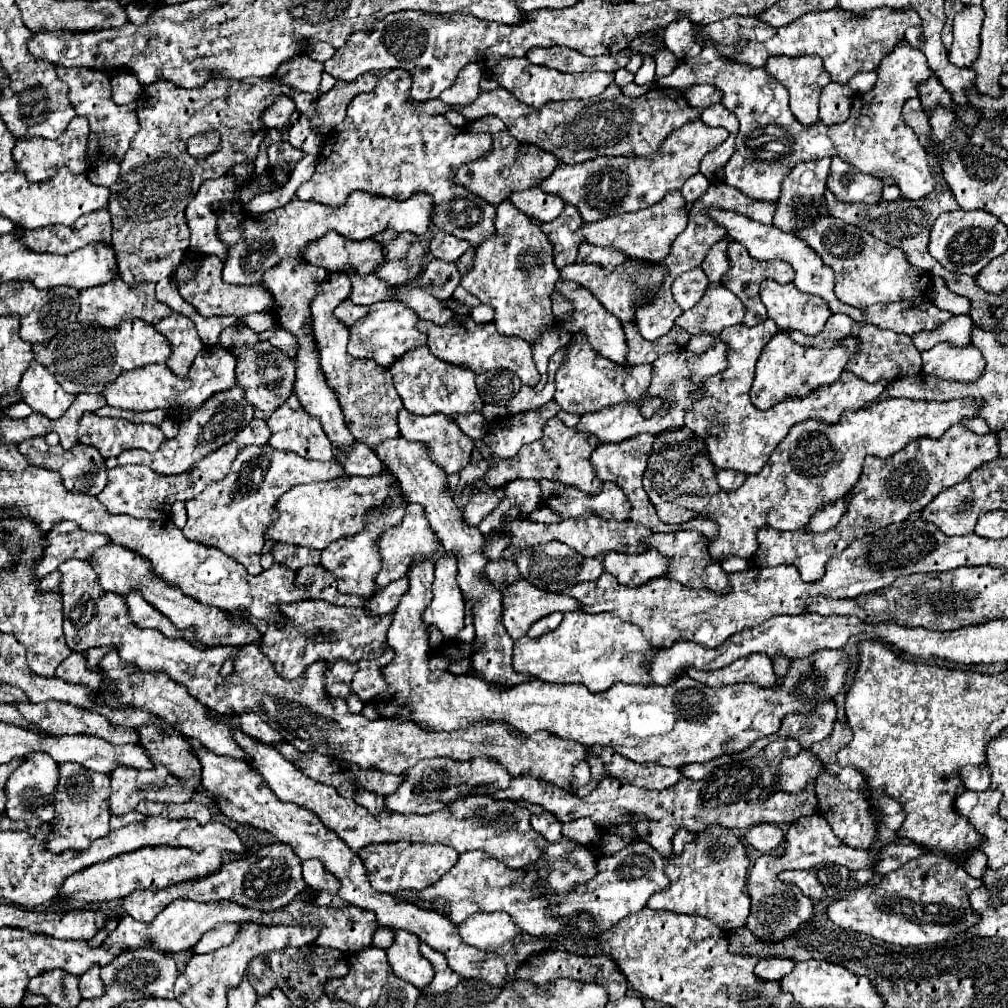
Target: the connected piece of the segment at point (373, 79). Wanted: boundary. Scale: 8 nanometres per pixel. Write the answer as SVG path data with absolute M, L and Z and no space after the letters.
M361 74L359 78L355 78L355 82L337 82L335 88L337 86L355 86L355 88L359 88L359 92L371 92L371 90L375 90L377 82L379 82L379 78L375 74Z

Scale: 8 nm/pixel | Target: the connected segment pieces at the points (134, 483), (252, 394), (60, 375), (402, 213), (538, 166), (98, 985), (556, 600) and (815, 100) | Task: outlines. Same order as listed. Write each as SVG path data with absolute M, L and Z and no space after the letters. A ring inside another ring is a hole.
M253 418L231 442L227 442L219 450L211 452L207 458L203 458L201 462L197 462L191 470L187 470L183 474L163 476L163 474L153 472L149 466L119 466L119 468L113 468L113 470L109 470L107 486L101 494L97 494L97 500L111 514L129 514L129 516L135 516L135 518L149 518L149 520L167 518L169 510L171 510L171 504L175 500L193 500L199 492L203 492L207 482L217 482L221 478L225 478L225 474L231 468L231 462L235 460L235 456L239 454L241 448L267 444L269 436L271 436L271 432L267 428L267 422Z
M261 342L255 346L255 350L231 350L237 360L237 384L243 386L245 398L263 412L277 410L291 394L293 394L293 382L295 382L295 364L287 354L279 354L273 346L267 346L267 342Z
M125 320L117 330L107 330L99 324L75 322L75 326L67 326L67 330L61 330L47 346L43 344L33 346L33 354L37 362L41 362L43 366L47 366L47 370L51 370L51 374L57 378L63 390L71 394L81 394L81 392L93 394L93 392L103 392L103 388L123 372L137 370L155 362L165 364L171 356L171 344L167 342L167 338L163 338L163 334L159 334L159 330L155 330L153 324L139 322L139 320Z
M355 190L349 194L343 206L323 206L321 202L301 202L293 200L283 208L275 208L267 214L249 216L243 230L243 240L231 246L229 256L223 268L223 280L231 284L261 284L261 274L273 268L281 258L305 258L303 246L311 240L325 236L329 230L339 232L351 240L365 240L379 234L379 230L395 230L395 232L413 232L415 236L423 236L429 230L431 214L435 206L431 206L431 196L427 194L411 194L411 198L403 202L395 202L393 198L375 198L363 190Z
M493 114L475 120L467 128L467 132L469 134L487 132L487 134L491 134L493 144L491 144L491 150L487 152L487 156L481 156L481 158L477 158L473 162L467 162L467 164L459 166L455 170L455 182L461 184L463 188L471 190L475 196L491 202L493 206L497 206L503 198L507 198L515 190L527 190L527 188L537 186L539 180L549 176L553 172L553 168L559 164L559 160L553 154L543 152L539 146L521 144L519 140L515 140L509 134L509 130L503 126L503 120L493 116ZM497 178L499 178L499 182L497 182Z
M91 966L91 970L87 970L87 974L81 974L79 992L83 998L97 998L105 992L105 986L99 978L99 966Z
M519 578L503 596L503 608L503 626L515 640L525 636L535 620L551 612L563 614L567 610L579 610L579 604L573 598L567 598L565 594L539 590Z
M771 56L765 66L787 90L793 116L809 126L817 120L821 90L831 82L819 56Z

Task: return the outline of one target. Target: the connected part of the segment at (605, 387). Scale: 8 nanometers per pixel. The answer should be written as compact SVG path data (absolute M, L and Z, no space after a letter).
M575 334L571 348L567 350L567 360L563 366L557 370L557 380L555 380L555 402L569 414L585 414L585 412L597 412L605 406L613 404L635 404L639 406L643 416L655 414L659 406L665 402L661 398L653 398L649 394L649 384L653 378L653 366L643 364L643 366L615 366L615 362L599 356L591 344L581 336Z

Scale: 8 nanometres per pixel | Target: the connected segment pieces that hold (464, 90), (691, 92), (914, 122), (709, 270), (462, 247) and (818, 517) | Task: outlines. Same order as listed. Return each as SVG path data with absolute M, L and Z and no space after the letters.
M469 62L463 66L465 70L459 72L459 78L455 80L455 86L447 88L439 98L445 104L471 104L479 96L479 80L483 76L481 68L475 62Z
M709 84L692 86L684 93L684 96L687 98L687 102L691 106L695 106L695 108L699 108L699 106L707 108L707 106L711 106L711 104L721 100L719 90Z
M909 98L905 104L903 104L903 112L901 112L901 118L907 126L911 126L911 130L917 134L919 142L925 144L927 150L929 144L931 144L931 126L927 122L927 114L921 110L921 102L919 98Z
M729 236L715 242L715 246L711 246L711 252L707 252L707 258L701 264L701 270L707 274L709 282L721 282L721 276L731 268L727 258L727 242L731 242Z
M437 232L433 238L431 238L431 244L429 244L429 250L435 258L441 258L445 262L455 262L465 250L469 248L469 242L465 240L459 240L447 232Z
M841 498L835 504L827 504L827 506L819 508L811 516L811 520L807 524L807 530L811 530L811 532L825 532L825 530L833 528L841 520L841 514L845 512L845 500L847 498Z

